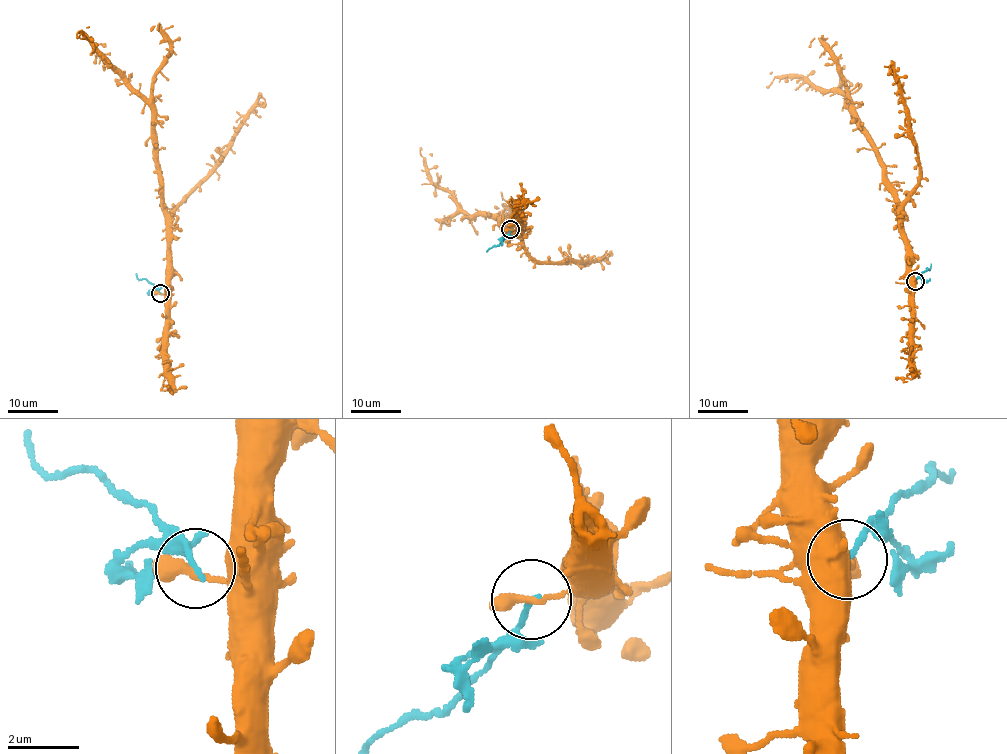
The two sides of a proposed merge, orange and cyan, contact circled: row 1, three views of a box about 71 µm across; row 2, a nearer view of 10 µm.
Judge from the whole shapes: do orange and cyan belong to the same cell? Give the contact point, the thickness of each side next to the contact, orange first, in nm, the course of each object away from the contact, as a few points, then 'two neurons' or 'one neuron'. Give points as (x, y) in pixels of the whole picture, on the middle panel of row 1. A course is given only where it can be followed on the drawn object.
(510, 229) | 440/150 nm | orange via (510, 229), (516, 227), (515, 237), (493, 216), (474, 217), (462, 209), (455, 197), (432, 181), (421, 147) | cyan via (510, 229), (497, 245), (486, 251) | two neurons

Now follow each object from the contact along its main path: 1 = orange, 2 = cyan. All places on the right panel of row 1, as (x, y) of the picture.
1: (915, 281), (901, 202), (846, 97), (835, 90), (822, 92), (799, 76), (775, 77), (767, 87)
2: (915, 281), (930, 264)

